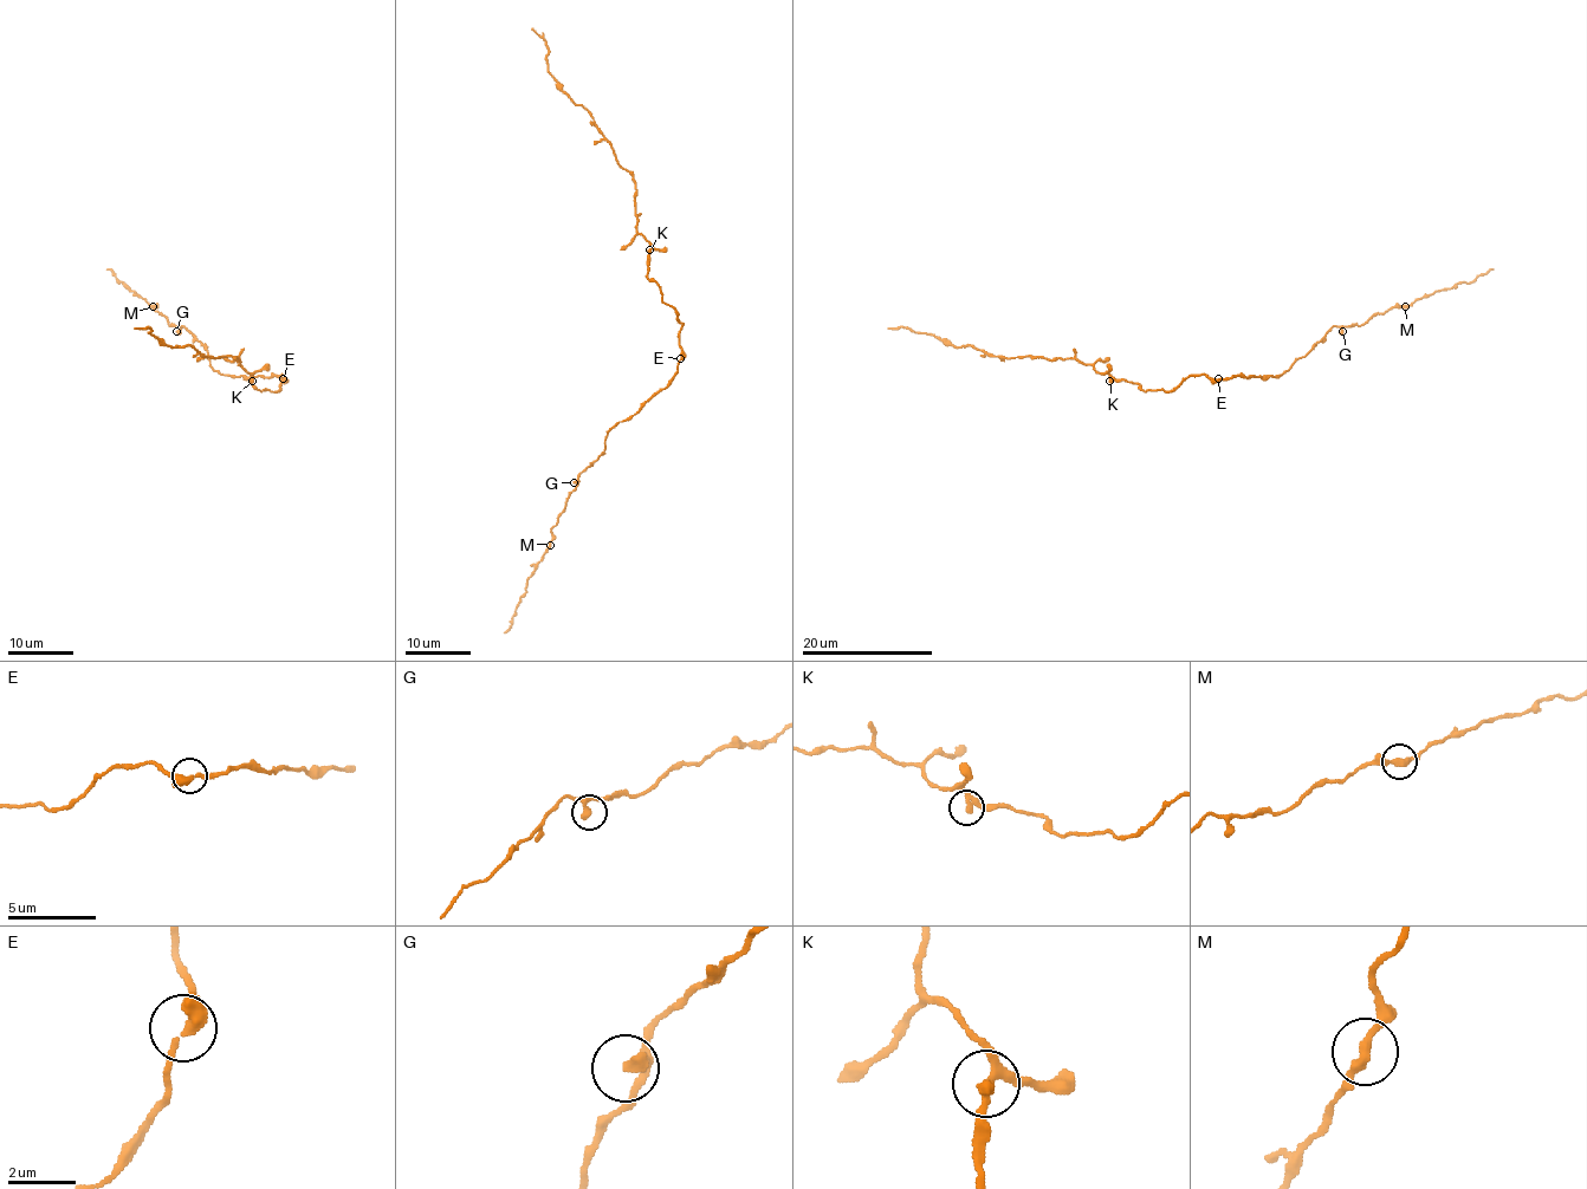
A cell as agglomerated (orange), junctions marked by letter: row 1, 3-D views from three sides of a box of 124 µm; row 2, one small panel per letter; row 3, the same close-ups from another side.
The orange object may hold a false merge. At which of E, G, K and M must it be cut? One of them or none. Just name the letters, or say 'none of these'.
none of these

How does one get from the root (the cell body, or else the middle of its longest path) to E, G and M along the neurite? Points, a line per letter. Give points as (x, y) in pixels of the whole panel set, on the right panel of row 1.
E: (1199, 374), (1218, 378)
G: (1199, 374), (1216, 381), (1236, 376), (1280, 376), (1334, 326), (1342, 331)
M: (1199, 374), (1216, 381), (1236, 376), (1280, 376), (1334, 326), (1360, 325), (1393, 306), (1405, 306)

